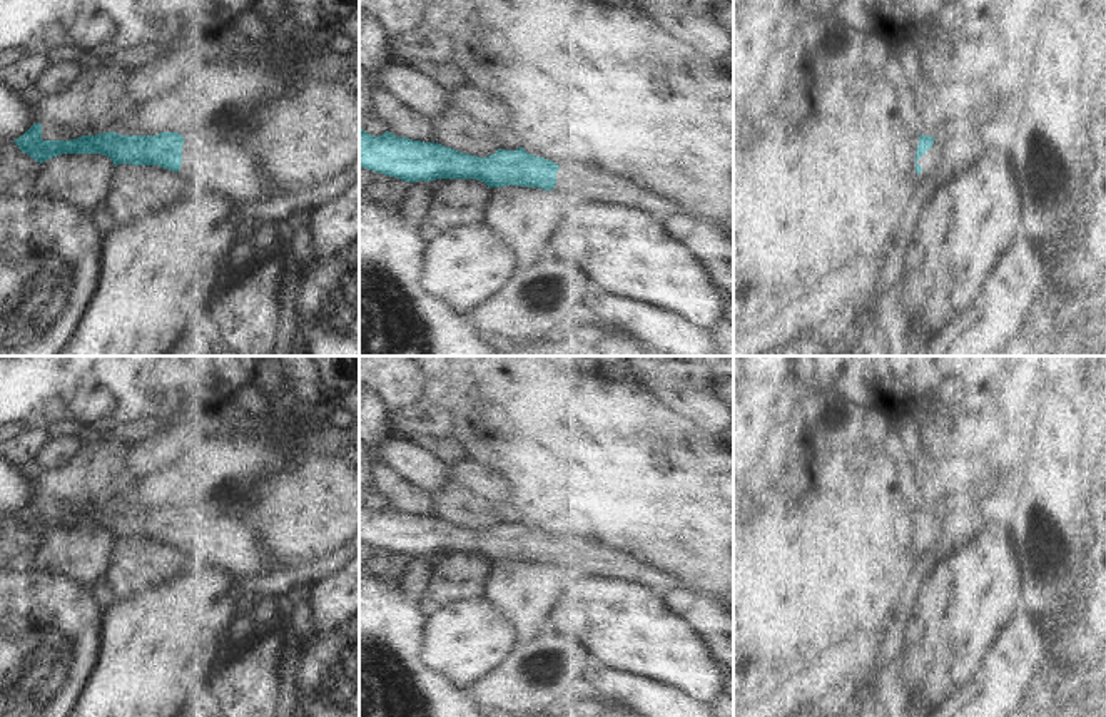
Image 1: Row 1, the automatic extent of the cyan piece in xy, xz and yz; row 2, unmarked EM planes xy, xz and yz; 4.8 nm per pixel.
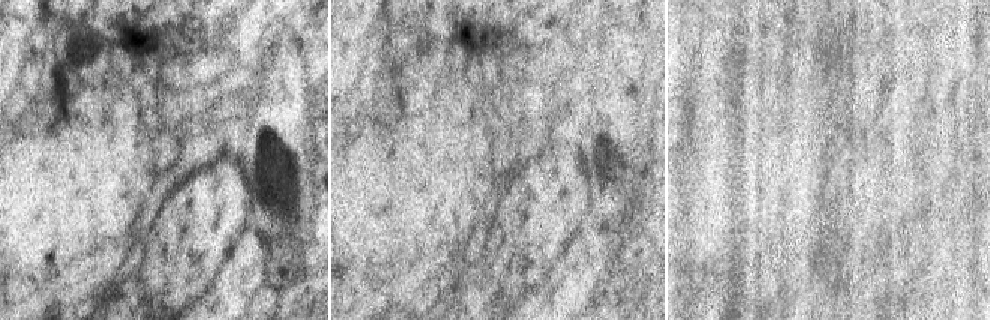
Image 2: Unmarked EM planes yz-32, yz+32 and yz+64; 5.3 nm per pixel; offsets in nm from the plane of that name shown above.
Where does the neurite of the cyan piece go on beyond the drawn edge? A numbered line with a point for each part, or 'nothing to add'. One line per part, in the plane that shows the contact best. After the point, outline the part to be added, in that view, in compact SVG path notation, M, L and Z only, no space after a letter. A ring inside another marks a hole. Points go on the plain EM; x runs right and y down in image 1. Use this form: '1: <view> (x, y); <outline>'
1: yz (931, 535); M939 513L934 515L932 521L917 535L917 538L922 542L922 547L919 548L919 557L931 553L942 535L942 521Z

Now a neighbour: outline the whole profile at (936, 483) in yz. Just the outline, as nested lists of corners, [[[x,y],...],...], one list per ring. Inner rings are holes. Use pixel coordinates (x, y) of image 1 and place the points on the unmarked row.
[[[909,455],[909,486],[919,510],[941,513],[972,498],[984,463],[972,455]]]

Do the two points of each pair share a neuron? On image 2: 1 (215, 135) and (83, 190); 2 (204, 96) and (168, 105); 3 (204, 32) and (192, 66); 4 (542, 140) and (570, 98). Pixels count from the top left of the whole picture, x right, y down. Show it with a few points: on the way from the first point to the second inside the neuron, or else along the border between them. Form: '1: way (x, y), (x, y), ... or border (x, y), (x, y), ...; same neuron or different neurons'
1: border (159, 176), (143, 208); different neurons
2: way (195, 104), (177, 105); same neuron
3: border (222, 42), (200, 51), (180, 53); different neurons
4: way (548, 129), (569, 108); same neuron

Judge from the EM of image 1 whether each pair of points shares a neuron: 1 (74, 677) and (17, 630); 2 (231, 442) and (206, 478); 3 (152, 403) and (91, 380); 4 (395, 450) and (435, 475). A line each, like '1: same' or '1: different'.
1: same
2: same
3: same
4: same

